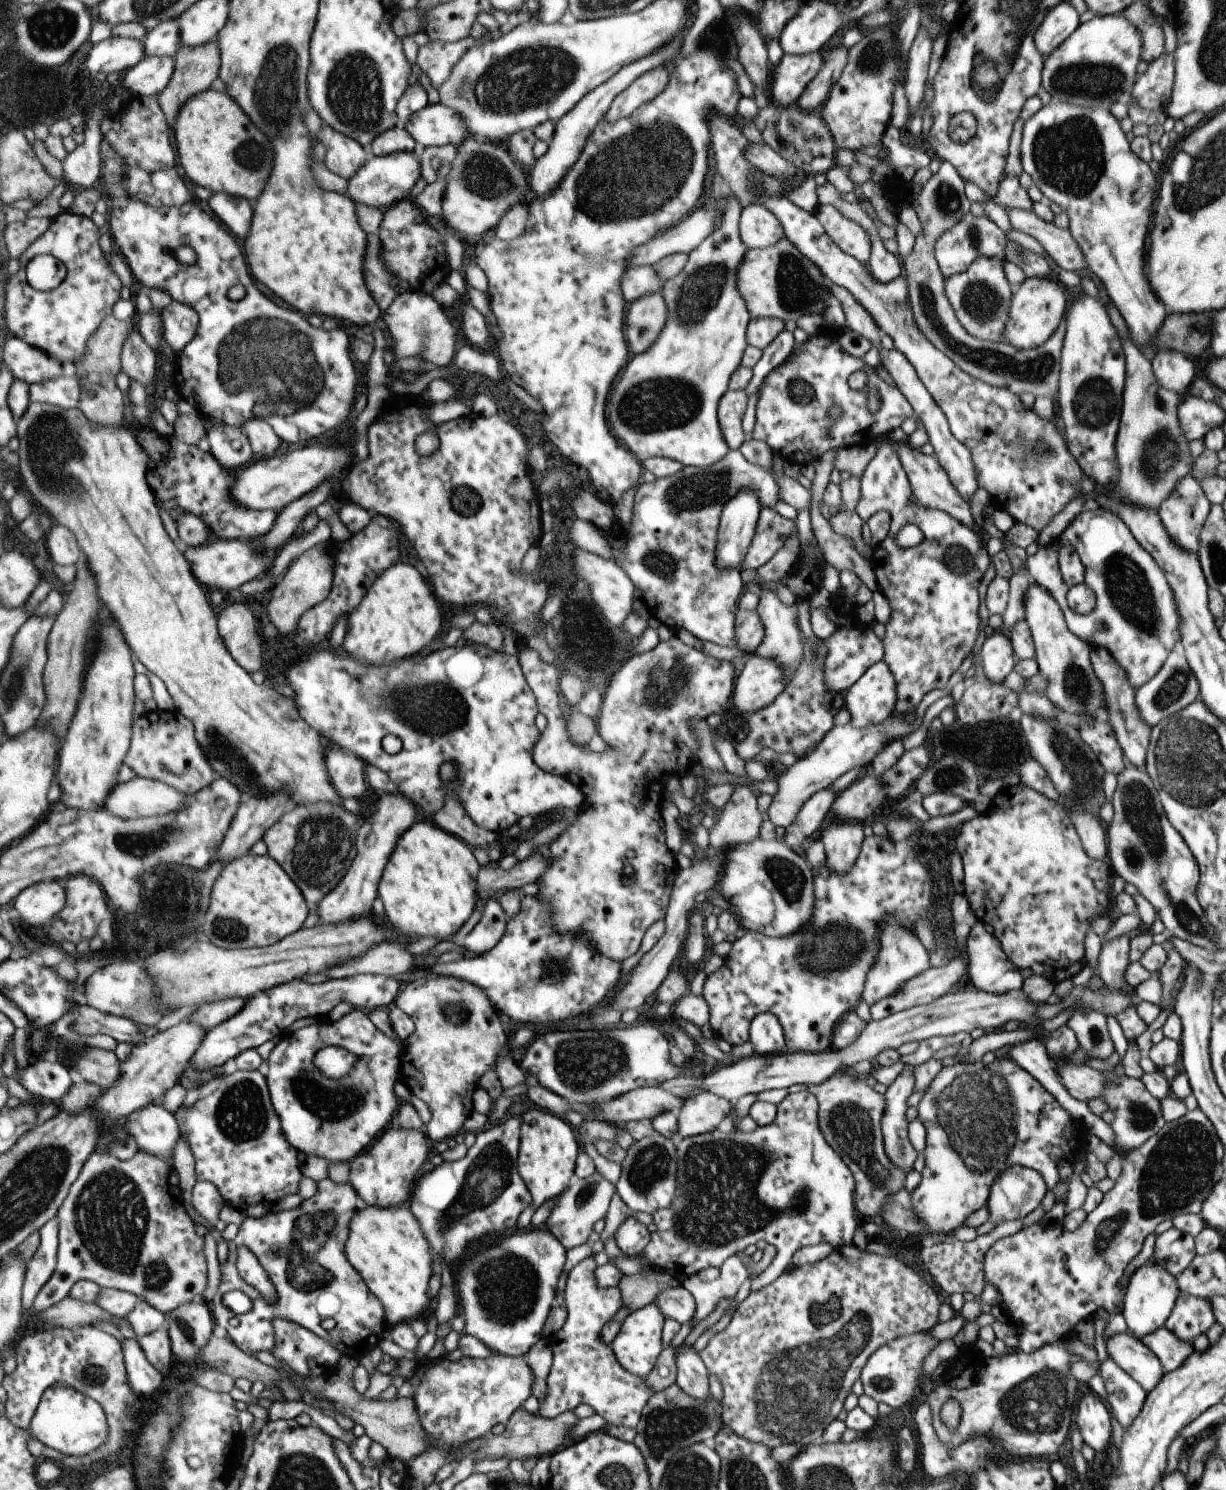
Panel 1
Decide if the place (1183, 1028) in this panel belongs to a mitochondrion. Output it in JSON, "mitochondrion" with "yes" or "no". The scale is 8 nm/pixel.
{"mitochondrion":"no"}

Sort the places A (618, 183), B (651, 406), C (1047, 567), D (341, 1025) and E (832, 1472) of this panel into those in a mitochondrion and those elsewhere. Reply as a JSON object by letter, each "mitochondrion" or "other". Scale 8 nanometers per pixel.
{"A":"mitochondrion","B":"mitochondrion","C":"other","D":"other","E":"mitochondrion"}

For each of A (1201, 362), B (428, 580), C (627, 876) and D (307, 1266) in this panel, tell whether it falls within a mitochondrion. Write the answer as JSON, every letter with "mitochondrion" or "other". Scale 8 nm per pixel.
{"A":"other","B":"other","C":"mitochondrion","D":"mitochondrion"}

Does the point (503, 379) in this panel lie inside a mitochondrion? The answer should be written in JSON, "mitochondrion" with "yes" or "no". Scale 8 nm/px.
{"mitochondrion":"no"}

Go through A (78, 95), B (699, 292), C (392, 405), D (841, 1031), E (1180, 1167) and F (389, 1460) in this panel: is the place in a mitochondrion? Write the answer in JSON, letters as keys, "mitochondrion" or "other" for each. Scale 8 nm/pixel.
{"A":"mitochondrion","B":"mitochondrion","C":"other","D":"other","E":"mitochondrion","F":"other"}

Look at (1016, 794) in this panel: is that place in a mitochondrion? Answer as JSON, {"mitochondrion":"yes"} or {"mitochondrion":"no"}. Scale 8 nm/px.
{"mitochondrion":"no"}

